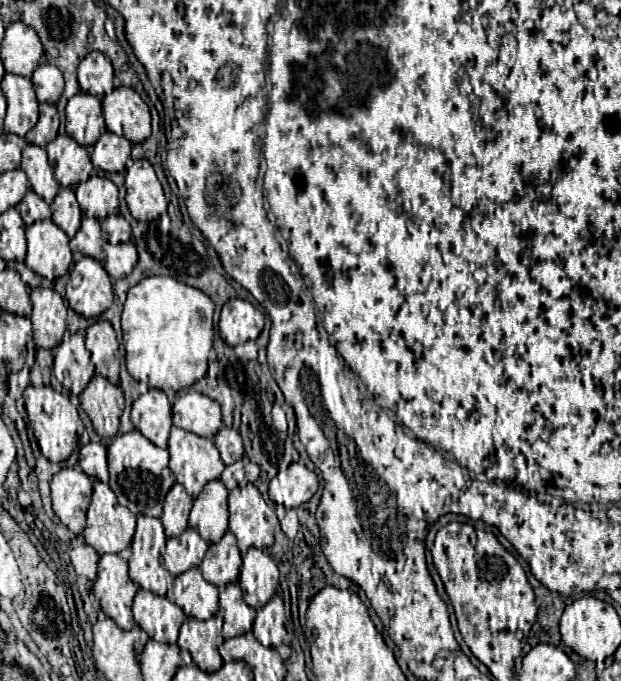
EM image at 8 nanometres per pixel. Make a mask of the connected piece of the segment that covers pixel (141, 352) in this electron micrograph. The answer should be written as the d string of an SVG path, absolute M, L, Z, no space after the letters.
M149 276L141 280L127 292L127 300L121 314L121 328L127 352L127 370L135 380L145 382L149 388L179 392L207 374L207 358L213 346L213 302L199 288L191 288L169 276Z

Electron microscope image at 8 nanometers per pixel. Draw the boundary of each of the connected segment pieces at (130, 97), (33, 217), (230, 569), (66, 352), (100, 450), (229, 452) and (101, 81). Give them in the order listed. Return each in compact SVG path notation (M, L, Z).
M121 86L107 94L103 98L103 116L109 132L125 136L133 144L151 136L149 106L133 88Z
M33 190L27 192L27 196L21 200L21 204L19 204L17 208L19 208L19 212L21 212L21 216L23 216L23 222L25 222L27 226L51 218L51 208L49 208L49 204L47 204L41 196L37 196Z
M227 532L217 544L211 544L199 568L203 572L203 578L215 586L237 582L241 568L241 554L237 550L235 536Z
M67 334L67 338L53 350L55 378L67 386L69 394L79 396L89 384L93 372L89 370L89 352L81 334Z
M89 442L79 450L79 466L83 472L95 480L107 482L107 448L101 442Z
M223 426L219 434L215 436L215 446L221 452L221 458L225 464L233 464L243 458L243 442L237 430Z
M89 52L79 68L77 68L77 78L81 90L93 96L105 96L107 92L113 90L113 66L107 56L101 52Z

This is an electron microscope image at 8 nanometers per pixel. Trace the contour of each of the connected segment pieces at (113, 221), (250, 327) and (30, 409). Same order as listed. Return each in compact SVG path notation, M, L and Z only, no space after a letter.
M120 214L107 217L101 224L102 236L111 244L125 243L131 240L131 227Z
M229 300L221 308L219 334L229 346L243 344L247 340L255 340L263 330L265 318L263 314L247 300Z
M29 386L23 396L25 396L27 418L29 418L29 424L33 428L35 438L39 442L41 454L49 462L63 462L63 460L67 460L71 456L71 452L77 448L77 444L79 444L78 430L82 421L79 418L79 414L77 414L77 408L69 402L69 398L61 396L59 392L55 392L49 386L41 386L41 388Z

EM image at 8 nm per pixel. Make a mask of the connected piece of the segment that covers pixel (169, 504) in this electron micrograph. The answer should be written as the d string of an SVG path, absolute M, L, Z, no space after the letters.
M175 484L165 498L163 514L161 514L161 522L167 538L179 536L187 528L191 506L193 506L193 498L185 492L181 484Z

